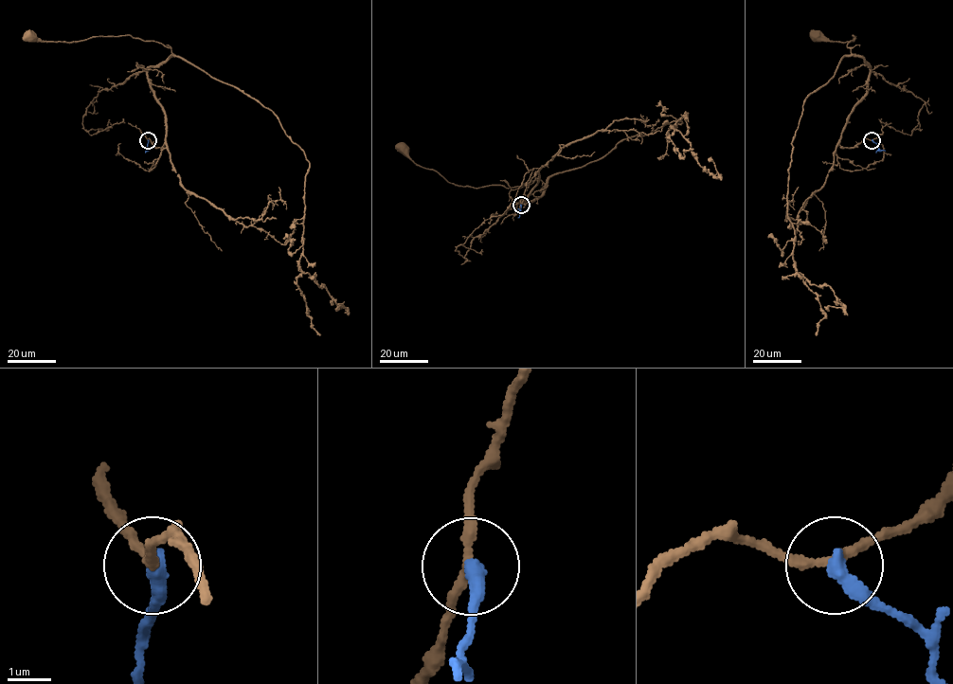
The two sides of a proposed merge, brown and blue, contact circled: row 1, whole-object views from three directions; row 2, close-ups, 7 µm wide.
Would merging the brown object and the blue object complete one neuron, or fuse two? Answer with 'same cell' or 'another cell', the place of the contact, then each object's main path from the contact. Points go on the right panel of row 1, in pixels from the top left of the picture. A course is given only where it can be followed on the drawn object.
another cell; at (872, 140); brown runs (872, 140), (839, 144), (870, 73), (870, 64), (847, 46), (855, 36), (840, 42), (815, 37); blue runs (872, 140), (885, 151)

